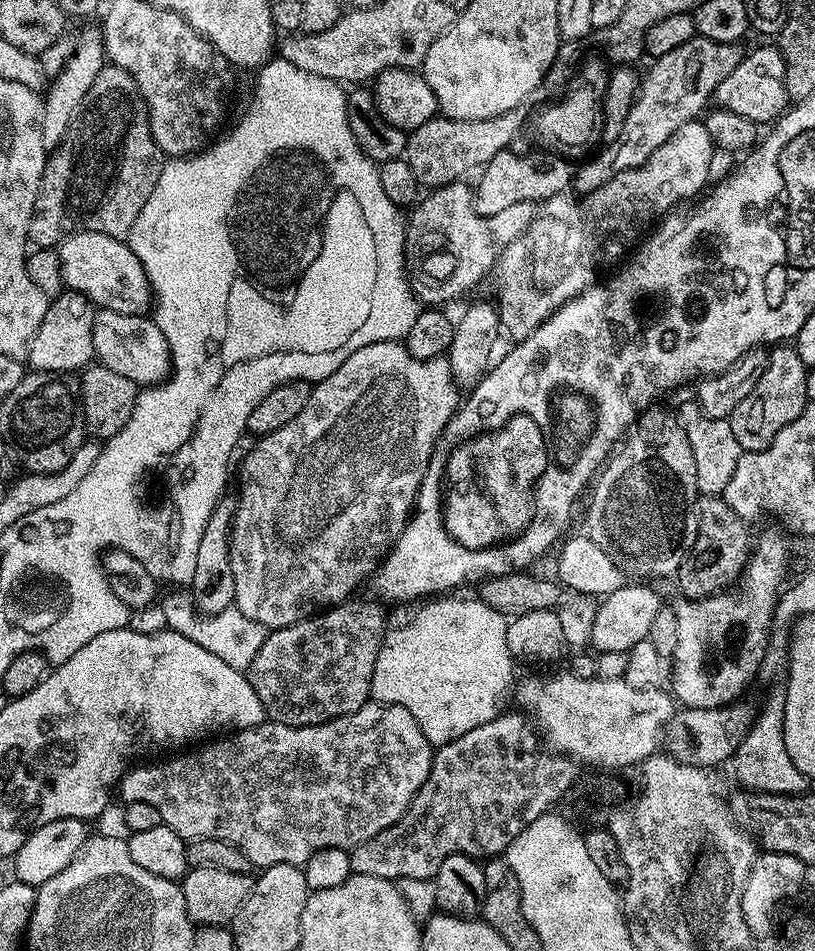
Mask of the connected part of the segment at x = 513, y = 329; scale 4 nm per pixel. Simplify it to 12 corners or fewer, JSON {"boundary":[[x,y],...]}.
{"boundary":[[699,119],[583,198],[560,192],[496,260],[525,340],[699,197]]}

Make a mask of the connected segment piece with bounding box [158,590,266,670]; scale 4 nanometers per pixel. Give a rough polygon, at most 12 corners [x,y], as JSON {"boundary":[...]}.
{"boundary":[[191,591],[158,607],[167,631],[247,670],[266,629],[235,606],[201,614]]}

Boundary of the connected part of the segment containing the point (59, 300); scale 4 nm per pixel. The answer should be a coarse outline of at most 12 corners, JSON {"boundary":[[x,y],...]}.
{"boundary":[[63,291],[28,347],[34,372],[93,363],[90,301]]}

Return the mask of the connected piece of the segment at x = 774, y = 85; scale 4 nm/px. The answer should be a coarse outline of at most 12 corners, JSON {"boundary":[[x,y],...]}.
{"boundary":[[779,47],[756,48],[718,82],[717,108],[757,126],[790,97]]}

